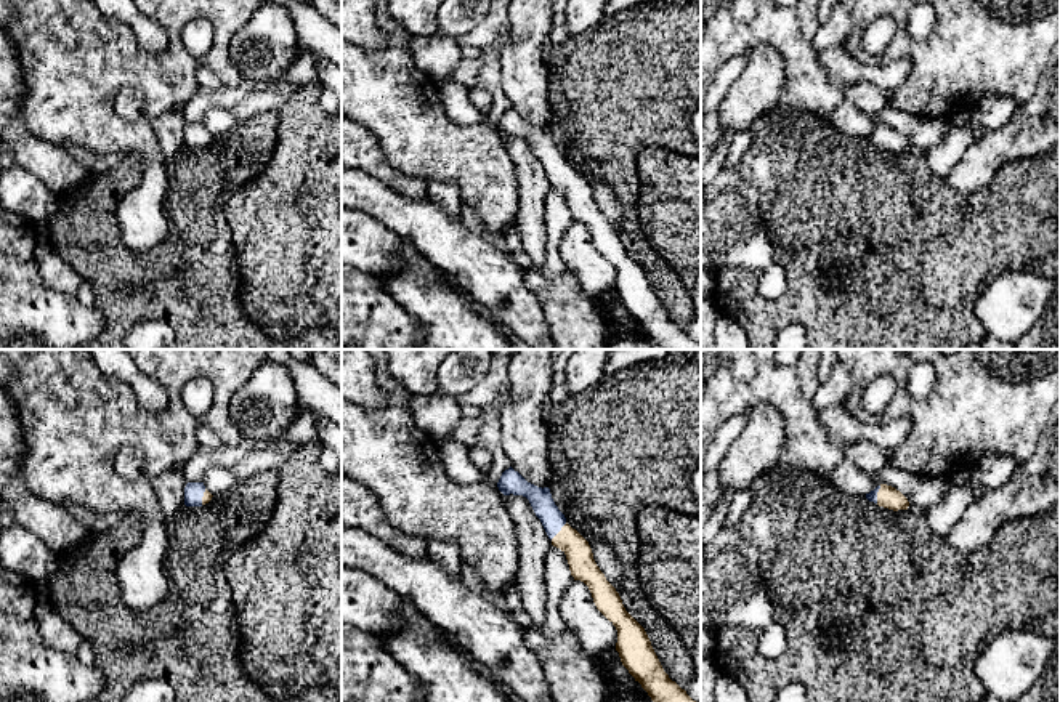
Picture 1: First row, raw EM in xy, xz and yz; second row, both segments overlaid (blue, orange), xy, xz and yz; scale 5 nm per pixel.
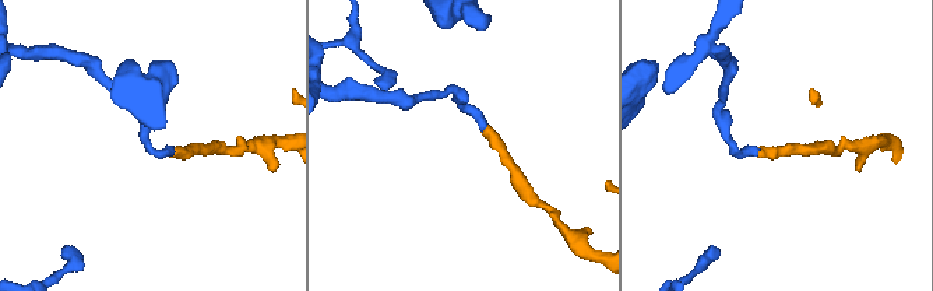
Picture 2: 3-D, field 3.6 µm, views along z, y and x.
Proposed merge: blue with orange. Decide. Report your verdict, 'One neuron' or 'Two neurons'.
One neuron

